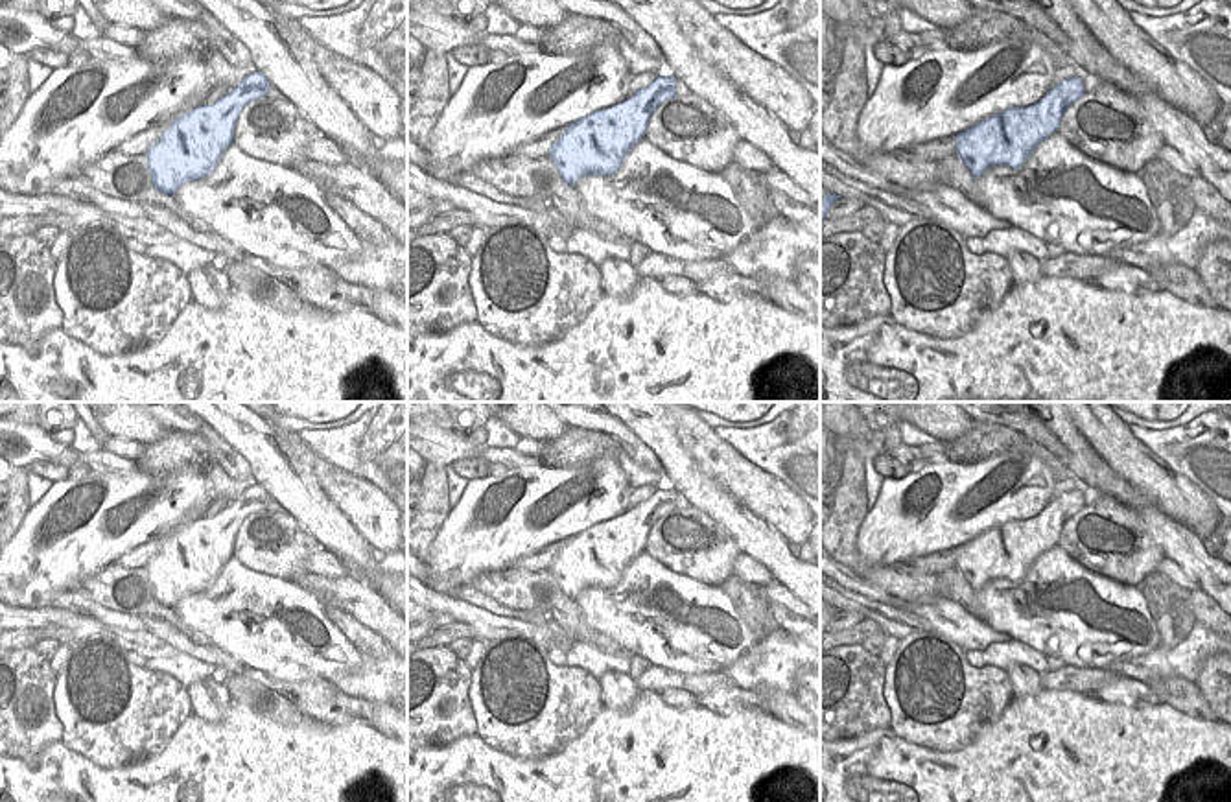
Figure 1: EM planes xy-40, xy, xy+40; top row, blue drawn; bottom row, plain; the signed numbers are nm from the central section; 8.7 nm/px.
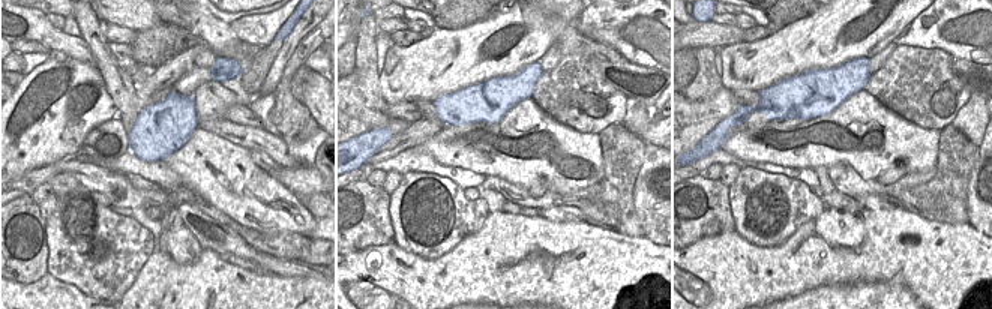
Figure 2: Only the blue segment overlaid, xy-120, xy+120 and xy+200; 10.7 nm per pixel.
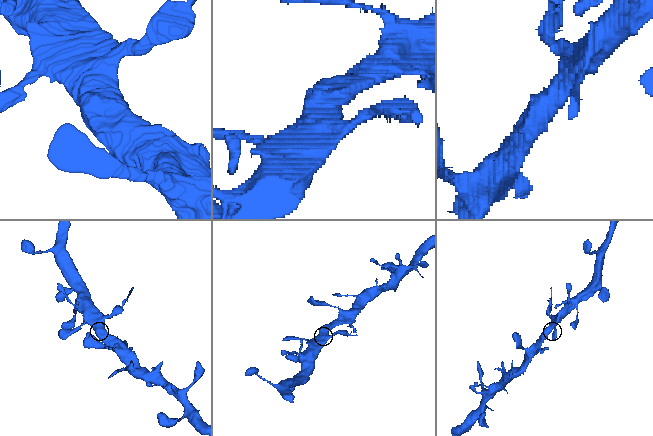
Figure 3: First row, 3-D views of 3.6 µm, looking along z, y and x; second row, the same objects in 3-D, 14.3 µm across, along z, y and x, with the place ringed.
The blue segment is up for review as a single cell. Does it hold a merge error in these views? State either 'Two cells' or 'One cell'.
Two cells

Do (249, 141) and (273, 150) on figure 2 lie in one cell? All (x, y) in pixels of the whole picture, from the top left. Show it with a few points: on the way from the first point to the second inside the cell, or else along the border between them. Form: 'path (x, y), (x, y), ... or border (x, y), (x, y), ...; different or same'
path (255, 141), (267, 144); same

